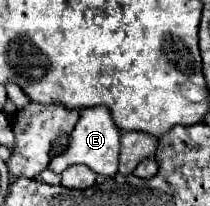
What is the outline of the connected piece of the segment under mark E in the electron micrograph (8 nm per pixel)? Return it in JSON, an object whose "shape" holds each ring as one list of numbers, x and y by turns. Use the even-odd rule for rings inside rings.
{"shape":[[101,106,83,108,81,118,69,138,69,148,61,156,55,156,49,164,49,168,53,168,53,172,61,174,71,164,85,164,101,176,113,176,113,174,117,174,119,150,121,150,121,130,113,124,111,112]]}

